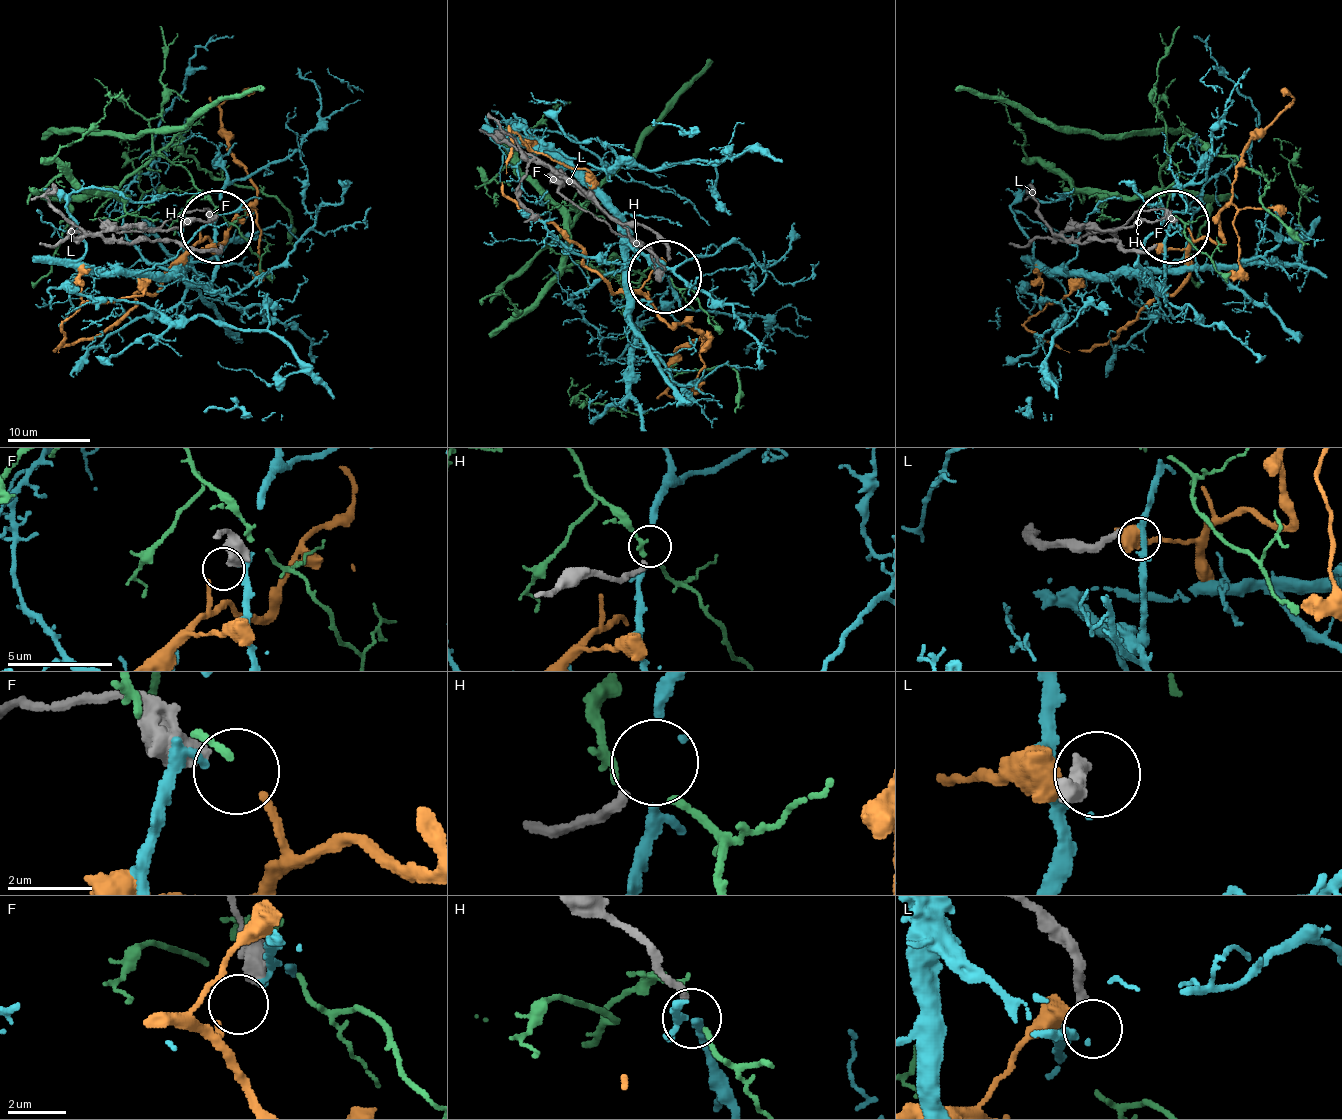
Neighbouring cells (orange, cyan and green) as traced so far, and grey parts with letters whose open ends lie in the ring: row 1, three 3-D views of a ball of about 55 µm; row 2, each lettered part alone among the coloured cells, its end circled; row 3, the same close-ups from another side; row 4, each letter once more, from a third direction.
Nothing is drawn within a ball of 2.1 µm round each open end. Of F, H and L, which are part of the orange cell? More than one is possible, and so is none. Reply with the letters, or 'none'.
F

